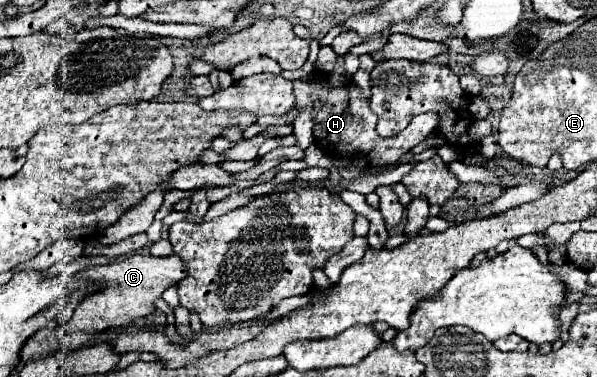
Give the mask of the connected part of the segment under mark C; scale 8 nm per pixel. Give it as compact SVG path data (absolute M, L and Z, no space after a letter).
M129 255L119 257L113 263L107 265L95 265L87 267L83 271L77 271L75 279L85 279L101 285L99 291L89 293L83 297L83 301L77 303L73 317L55 329L41 329L29 341L23 343L23 349L19 357L31 357L33 353L53 353L59 349L77 349L81 347L81 335L91 331L105 331L109 327L125 327L137 317L151 315L155 311L153 301L167 289L171 283L179 283L187 275L187 269L183 261L177 255L171 257L153 257L153 255Z

